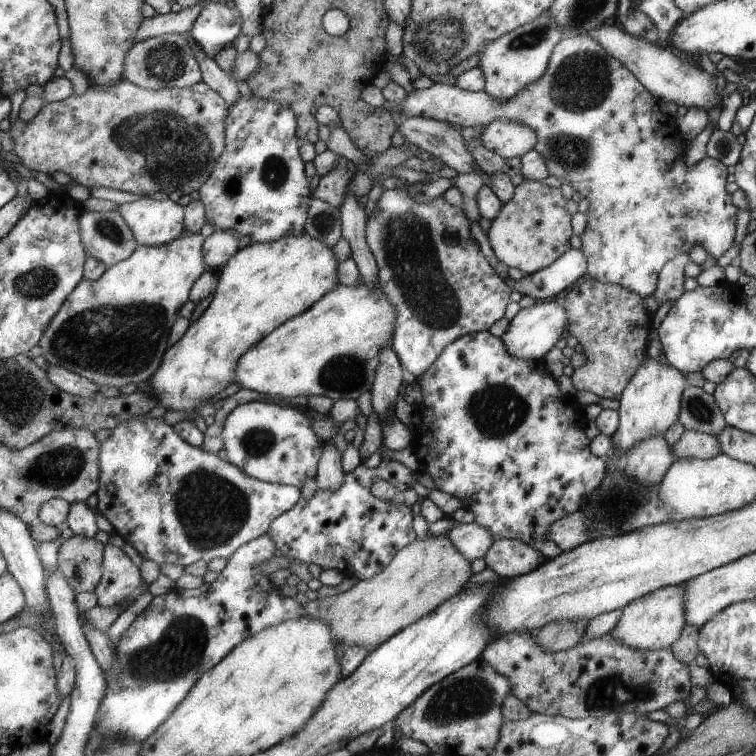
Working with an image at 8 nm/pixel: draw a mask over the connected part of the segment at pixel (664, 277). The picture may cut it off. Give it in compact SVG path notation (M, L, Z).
M679 255L668 261L660 271L658 285L651 299L659 307L664 302L675 303L684 294L684 268L690 262L689 255Z

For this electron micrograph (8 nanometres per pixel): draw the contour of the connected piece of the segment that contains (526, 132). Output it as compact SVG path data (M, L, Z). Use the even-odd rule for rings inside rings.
M506 119L488 123L481 134L481 143L505 159L523 157L535 148L538 140L539 137L532 127Z

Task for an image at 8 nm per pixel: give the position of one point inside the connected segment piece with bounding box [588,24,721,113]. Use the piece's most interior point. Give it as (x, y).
(667, 76)

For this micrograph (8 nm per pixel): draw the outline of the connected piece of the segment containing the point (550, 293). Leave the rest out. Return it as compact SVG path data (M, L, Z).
M582 249L567 250L562 257L535 273L506 282L512 290L534 297L538 301L554 298L565 288L577 284L587 273L588 261Z

